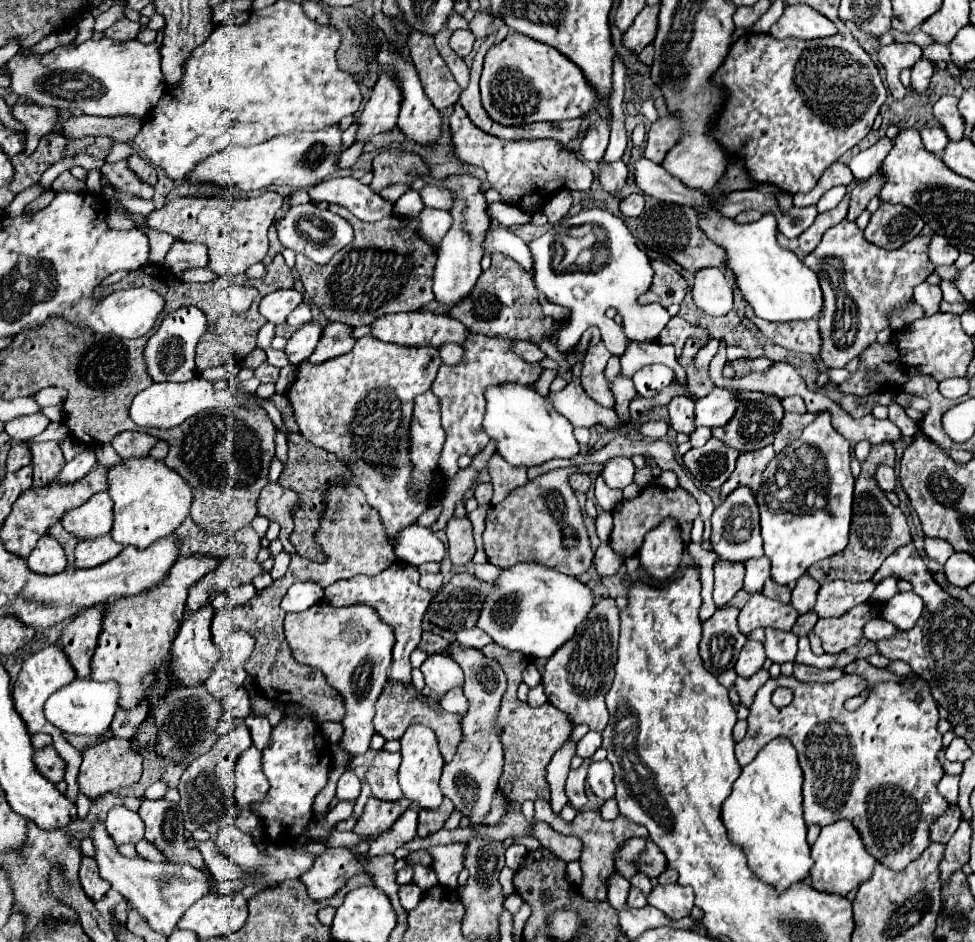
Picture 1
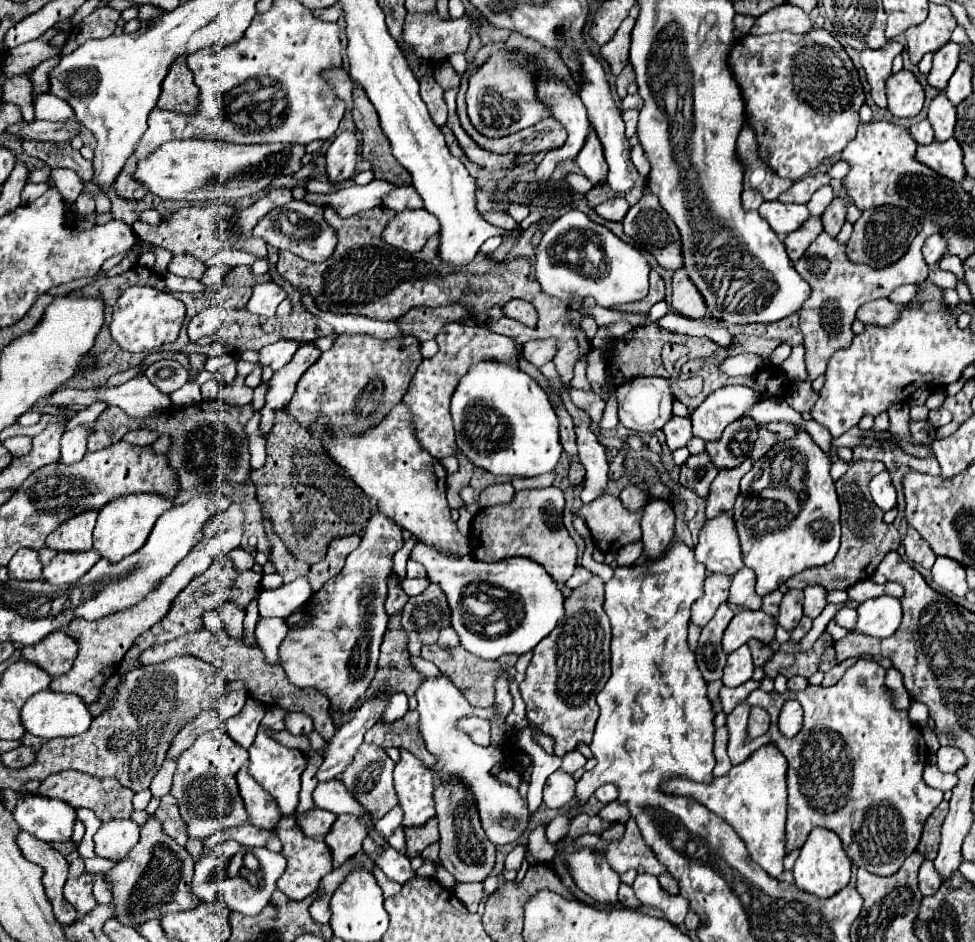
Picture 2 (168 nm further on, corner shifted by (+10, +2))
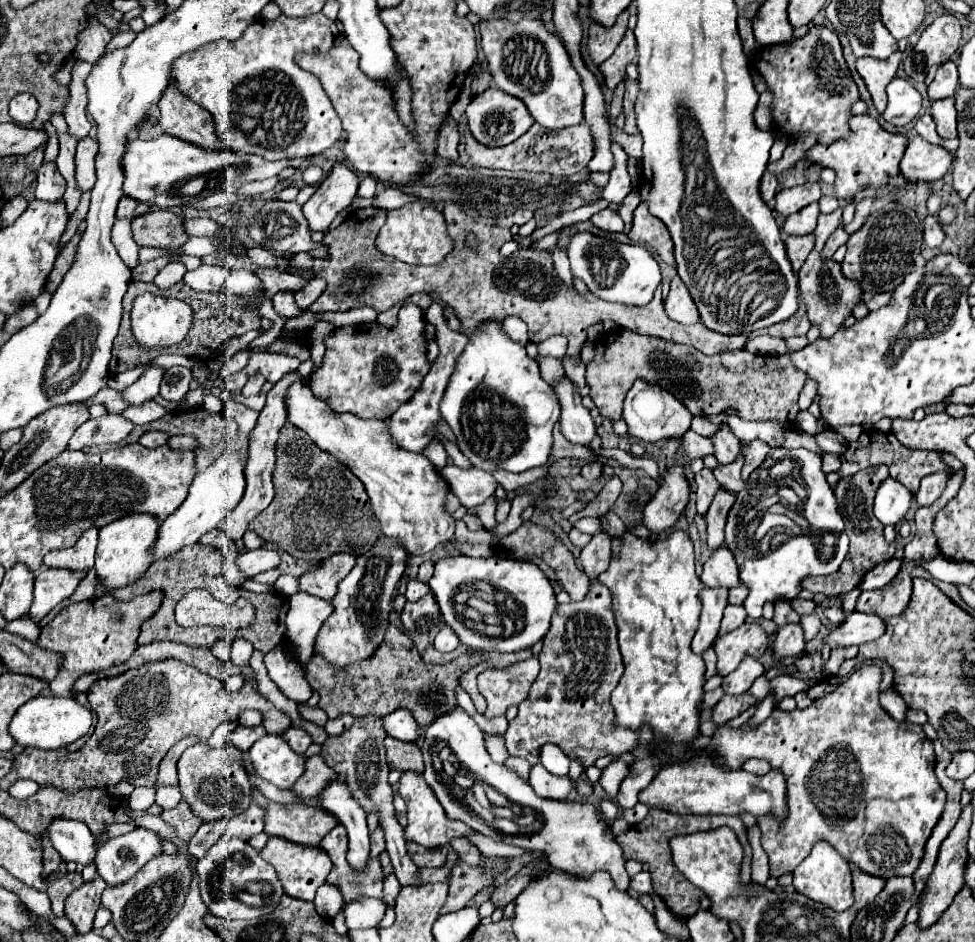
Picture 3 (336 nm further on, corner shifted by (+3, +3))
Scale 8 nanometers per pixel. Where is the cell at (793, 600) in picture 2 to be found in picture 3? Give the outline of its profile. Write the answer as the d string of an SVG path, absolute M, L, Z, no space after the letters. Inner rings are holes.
M789 623L785 627L777 629L777 639L773 643L773 653L775 659L799 655L805 651L805 641L803 641L803 627L801 623Z

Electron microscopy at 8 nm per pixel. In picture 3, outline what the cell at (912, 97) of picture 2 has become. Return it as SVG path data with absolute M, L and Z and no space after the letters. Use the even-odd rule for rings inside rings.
M895 77L887 85L887 97L889 97L889 103L887 103L887 109L883 111L883 117L897 127L903 127L909 121L913 121L923 101L915 85L909 79L901 79L901 77Z

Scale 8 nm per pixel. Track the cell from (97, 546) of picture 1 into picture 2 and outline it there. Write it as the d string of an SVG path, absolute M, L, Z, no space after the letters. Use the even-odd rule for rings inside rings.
M94 550L56 554L52 562L42 568L42 580L50 582L52 586L72 584L82 578L98 560L100 556L94 554Z

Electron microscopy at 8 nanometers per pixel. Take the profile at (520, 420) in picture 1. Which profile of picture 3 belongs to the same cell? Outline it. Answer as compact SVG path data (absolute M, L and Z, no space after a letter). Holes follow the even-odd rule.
M485 321L481 325L485 331L473 331L469 335L469 345L457 359L457 369L441 401L441 415L453 429L461 453L477 469L487 473L497 469L523 473L533 467L543 467L549 463L553 449L553 425L559 417L557 393L543 381L539 375L539 365L527 357L527 351L501 331L501 321Z

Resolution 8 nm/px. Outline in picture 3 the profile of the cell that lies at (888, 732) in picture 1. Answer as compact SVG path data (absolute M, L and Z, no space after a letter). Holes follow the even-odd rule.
M863 665L861 669L857 669L847 681L843 681L833 693L821 697L821 699L815 699L807 709L795 709L795 711L781 711L781 709L773 709L773 713L767 717L767 721L755 725L755 727L749 727L749 725L741 725L741 727L729 727L727 723L717 727L715 735L713 735L713 749L717 751L717 755L731 767L731 769L741 769L741 765L751 759L751 757L757 757L757 759L767 759L771 763L771 767L777 767L777 769L783 769L785 773L785 779L787 779L787 799L789 799L789 817L785 823L779 823L771 817L763 817L759 819L759 827L761 827L761 845L763 849L767 851L769 855L769 865L771 865L771 875L773 877L779 877L783 873L789 873L793 871L809 853L811 853L811 847L819 841L819 839L827 839L833 847L839 849L839 853L849 861L849 863L855 863L861 871L869 873L869 875L875 875L875 877L881 877L881 879L889 879L889 877L899 877L899 875L913 875L913 871L917 869L921 857L923 857L923 847L937 823L937 819L941 817L943 813L943 807L945 807L945 791L943 787L939 785L937 777L935 777L935 753L933 753L933 743L925 737L921 725L915 725L915 723L909 723L909 721L895 721L879 703L879 685L881 685L881 669L877 665Z

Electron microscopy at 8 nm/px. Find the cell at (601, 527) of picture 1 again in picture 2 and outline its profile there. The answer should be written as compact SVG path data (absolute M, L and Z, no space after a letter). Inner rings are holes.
M586 422L574 424L574 432L576 432L576 446L578 446L580 462L586 468L586 486L580 494L580 500L584 504L590 504L608 486L606 450L598 442L598 436L590 428L590 424L586 424Z

